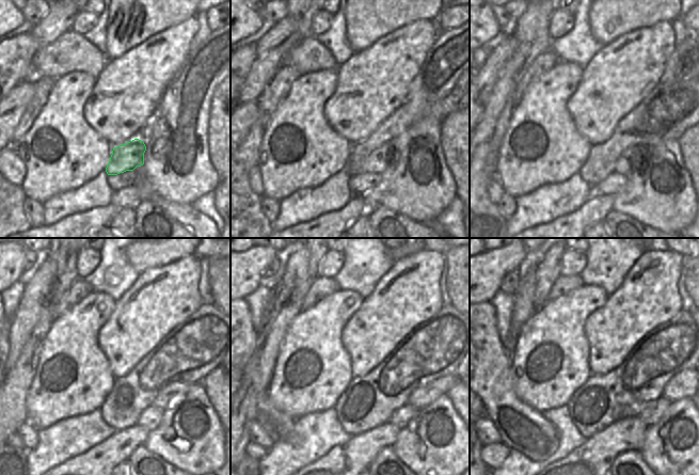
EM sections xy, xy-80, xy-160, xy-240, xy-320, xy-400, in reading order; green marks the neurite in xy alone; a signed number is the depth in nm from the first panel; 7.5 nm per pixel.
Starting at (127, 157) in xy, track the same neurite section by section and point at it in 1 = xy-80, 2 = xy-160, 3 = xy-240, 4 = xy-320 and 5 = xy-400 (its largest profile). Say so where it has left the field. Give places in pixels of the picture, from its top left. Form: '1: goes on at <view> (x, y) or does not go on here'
1: goes on at xy-80 (377, 162)
2: goes on at xy-160 (632, 158)
3: goes on at xy-240 (172, 395)
4: goes on at xy-320 (419, 398)
5: goes on at xy-400 (683, 385)

